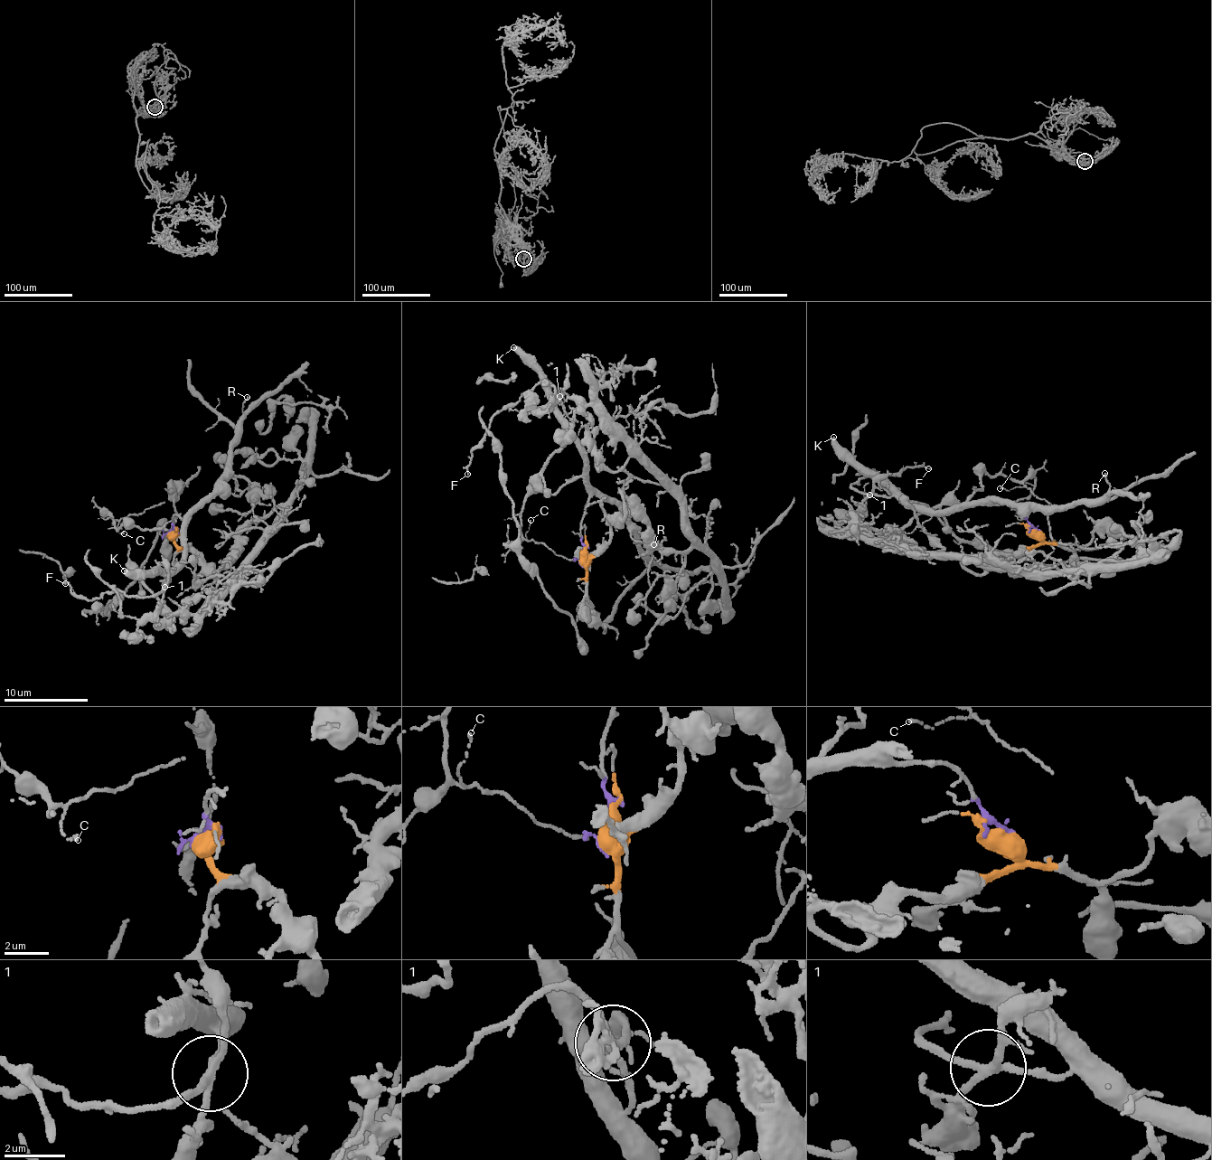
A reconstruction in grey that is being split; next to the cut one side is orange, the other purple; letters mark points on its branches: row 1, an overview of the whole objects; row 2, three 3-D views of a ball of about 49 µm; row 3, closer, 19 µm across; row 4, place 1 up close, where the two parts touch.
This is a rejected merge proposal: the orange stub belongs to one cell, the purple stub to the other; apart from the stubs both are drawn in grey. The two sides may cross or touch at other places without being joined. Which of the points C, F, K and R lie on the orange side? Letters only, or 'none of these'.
none of these

